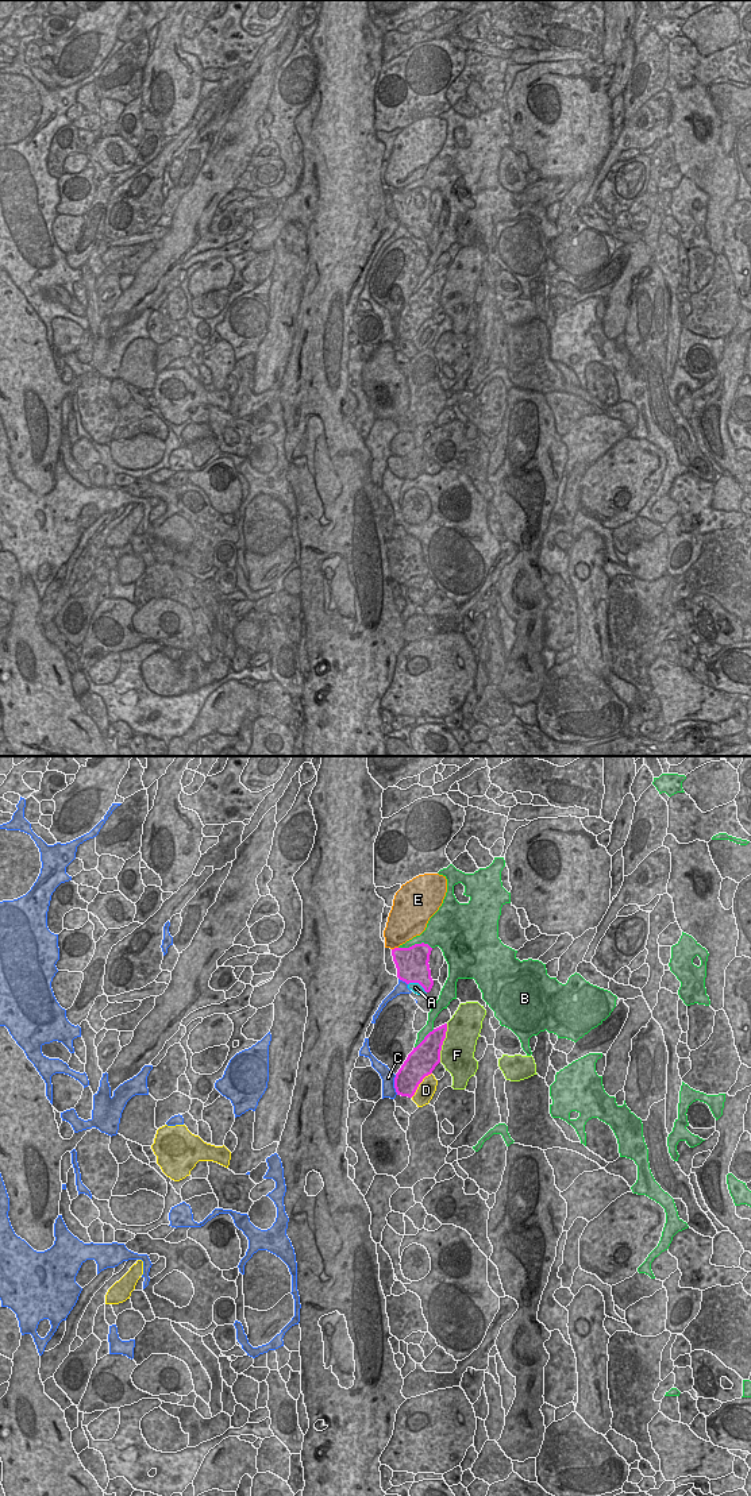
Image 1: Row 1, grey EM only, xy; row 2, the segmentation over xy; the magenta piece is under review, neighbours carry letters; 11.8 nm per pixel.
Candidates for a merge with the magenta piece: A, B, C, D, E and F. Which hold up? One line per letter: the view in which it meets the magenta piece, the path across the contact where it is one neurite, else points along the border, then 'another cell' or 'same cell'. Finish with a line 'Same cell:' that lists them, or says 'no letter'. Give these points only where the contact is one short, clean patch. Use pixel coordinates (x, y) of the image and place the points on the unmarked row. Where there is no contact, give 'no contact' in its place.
A: xy | another cell
B: xy | another cell
C: xy | another cell
D: xy | another cell
E: xy | another cell
F: xy | another cell
Same cell: no letter

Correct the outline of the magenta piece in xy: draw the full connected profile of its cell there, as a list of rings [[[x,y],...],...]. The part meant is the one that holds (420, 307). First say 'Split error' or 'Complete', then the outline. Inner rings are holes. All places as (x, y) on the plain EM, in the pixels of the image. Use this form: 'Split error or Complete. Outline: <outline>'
Complete. Outline: [[[447,267],[434,273],[408,298],[394,321],[397,339],[412,342],[423,323],[432,317],[440,306],[440,294],[446,275]]]

